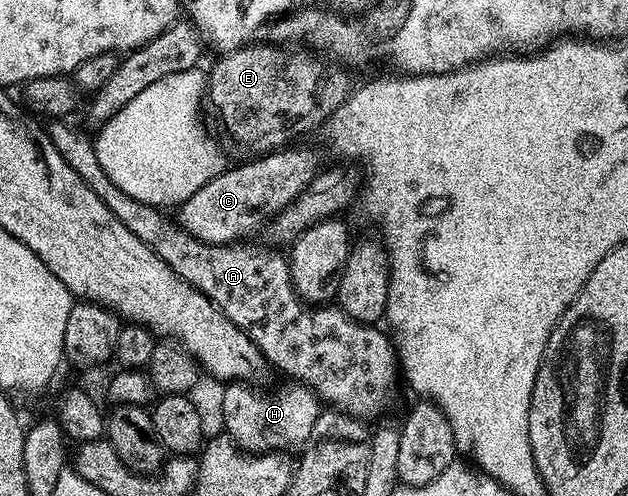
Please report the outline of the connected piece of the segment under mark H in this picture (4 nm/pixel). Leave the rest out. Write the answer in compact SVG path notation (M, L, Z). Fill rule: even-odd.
M233 380L225 386L225 391L223 392L223 424L225 425L224 433L230 434L235 441L237 441L238 446L242 450L250 454L268 454L270 452L293 452L293 449L298 446L298 448L304 447L306 443L313 438L312 428L315 426L315 420L317 420L323 409L323 402L321 398L317 396L308 386L302 384L300 381L289 380L286 381L286 386L277 386L274 390L256 390L256 385L246 384L241 380Z

